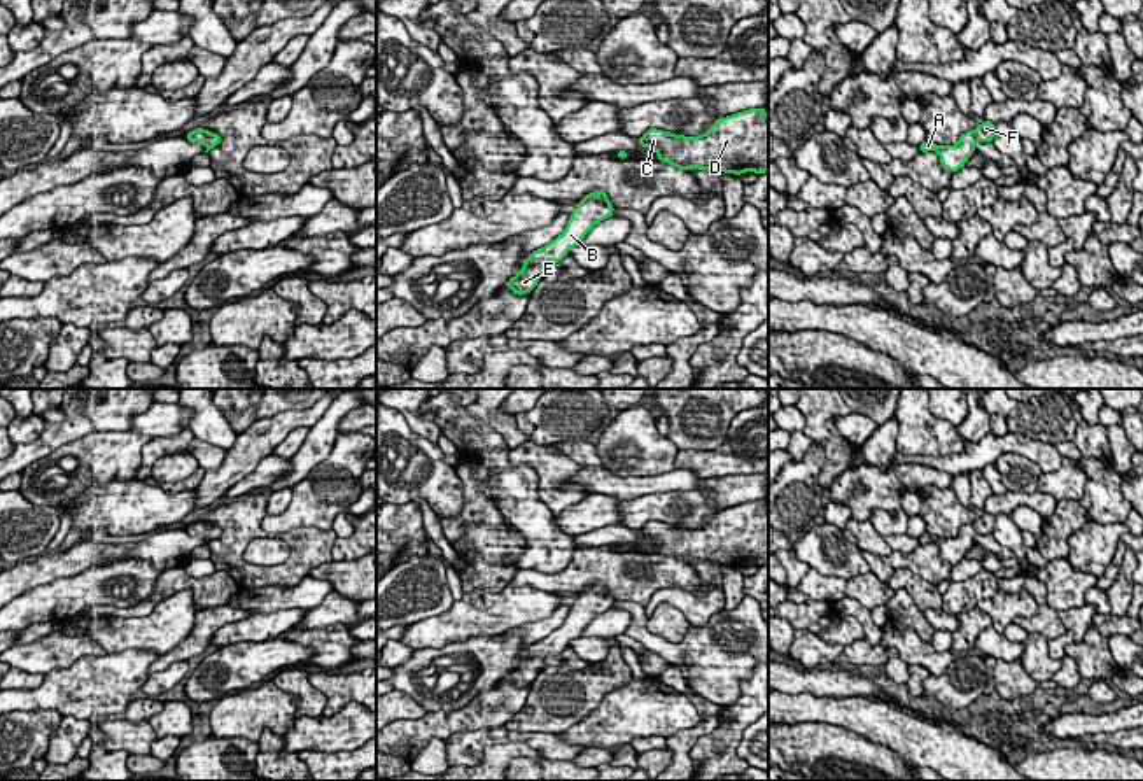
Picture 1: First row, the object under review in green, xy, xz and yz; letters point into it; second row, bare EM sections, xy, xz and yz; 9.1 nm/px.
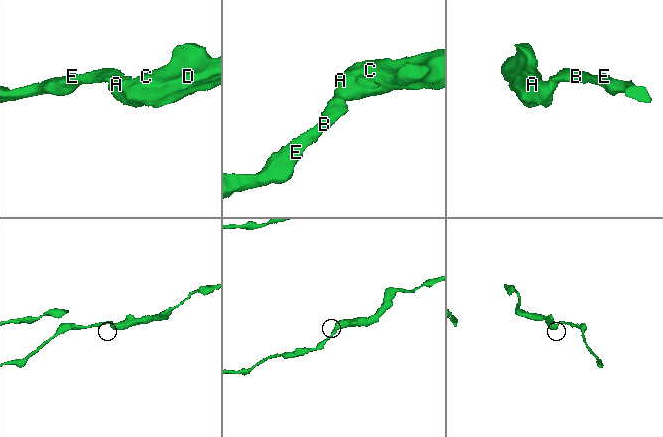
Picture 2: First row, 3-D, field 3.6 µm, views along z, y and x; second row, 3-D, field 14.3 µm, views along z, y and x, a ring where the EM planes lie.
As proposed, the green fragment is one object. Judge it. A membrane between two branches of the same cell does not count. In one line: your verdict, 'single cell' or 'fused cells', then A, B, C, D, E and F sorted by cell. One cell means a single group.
single cell | A B C D E F

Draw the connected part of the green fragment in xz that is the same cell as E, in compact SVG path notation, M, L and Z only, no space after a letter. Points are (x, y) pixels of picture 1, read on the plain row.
M597 581L592 587L586 587L583 592L579 592L574 604L569 608L569 615L564 625L548 637L530 644L523 653L523 660L509 671L506 679L518 688L530 685L543 669L546 655L562 653L572 639L581 637L583 629L595 616L611 609L613 604L614 599L609 595L604 583Z

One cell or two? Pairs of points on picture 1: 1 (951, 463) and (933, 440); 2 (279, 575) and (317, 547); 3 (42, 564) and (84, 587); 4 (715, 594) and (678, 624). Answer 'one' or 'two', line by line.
1: two
2: one
3: two
4: two

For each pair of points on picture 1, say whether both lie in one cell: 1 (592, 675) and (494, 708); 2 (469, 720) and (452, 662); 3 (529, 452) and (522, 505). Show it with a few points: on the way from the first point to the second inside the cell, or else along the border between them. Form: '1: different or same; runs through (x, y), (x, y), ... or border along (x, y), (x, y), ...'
1: different; border along (532, 683), (525, 704), (503, 725)
2: different; border along (497, 680), (459, 708), (429, 713)
3: different; border along (508, 450), (508, 459), (517, 468)

